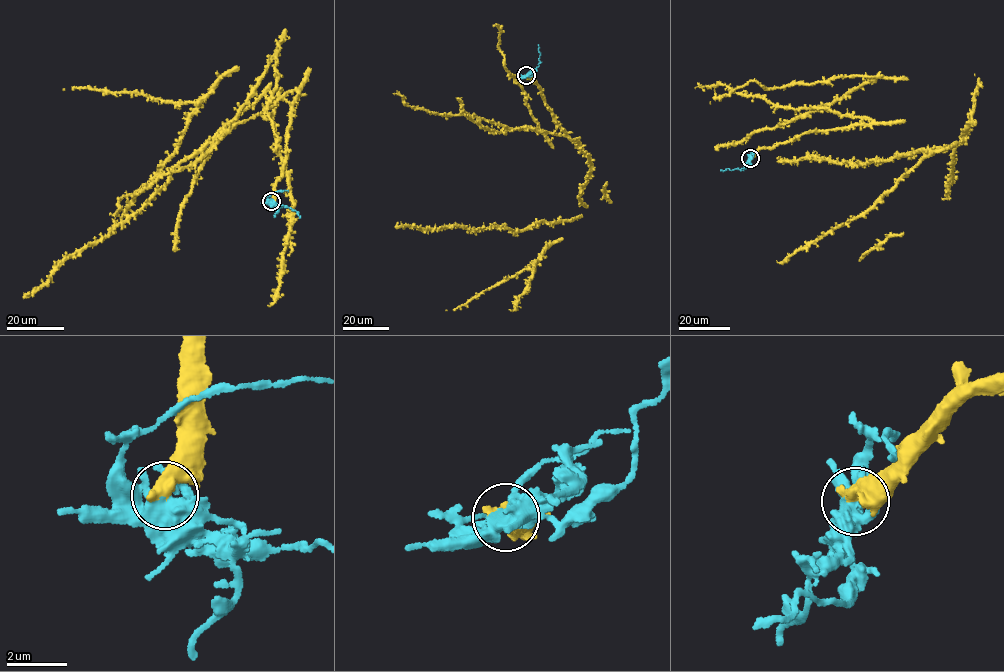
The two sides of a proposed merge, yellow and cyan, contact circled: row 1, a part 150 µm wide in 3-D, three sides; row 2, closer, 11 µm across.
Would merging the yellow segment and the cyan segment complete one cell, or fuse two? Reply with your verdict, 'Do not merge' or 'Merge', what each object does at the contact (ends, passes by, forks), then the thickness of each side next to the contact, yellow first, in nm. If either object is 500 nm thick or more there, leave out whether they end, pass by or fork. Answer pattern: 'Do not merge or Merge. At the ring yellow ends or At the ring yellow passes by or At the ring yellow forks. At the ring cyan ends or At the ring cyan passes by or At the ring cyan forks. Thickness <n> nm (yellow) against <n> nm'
Do not merge. Thickness 550 nm (yellow) against 550 nm

